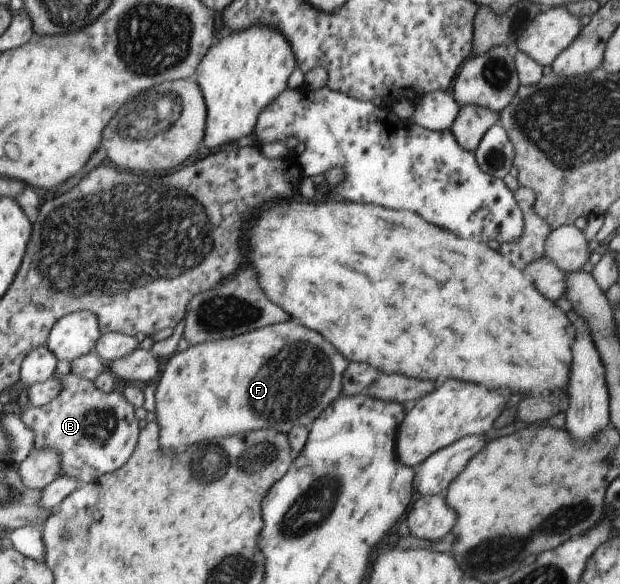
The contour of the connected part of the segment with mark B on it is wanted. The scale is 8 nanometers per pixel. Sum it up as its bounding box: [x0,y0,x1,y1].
[20,345,140,487]

